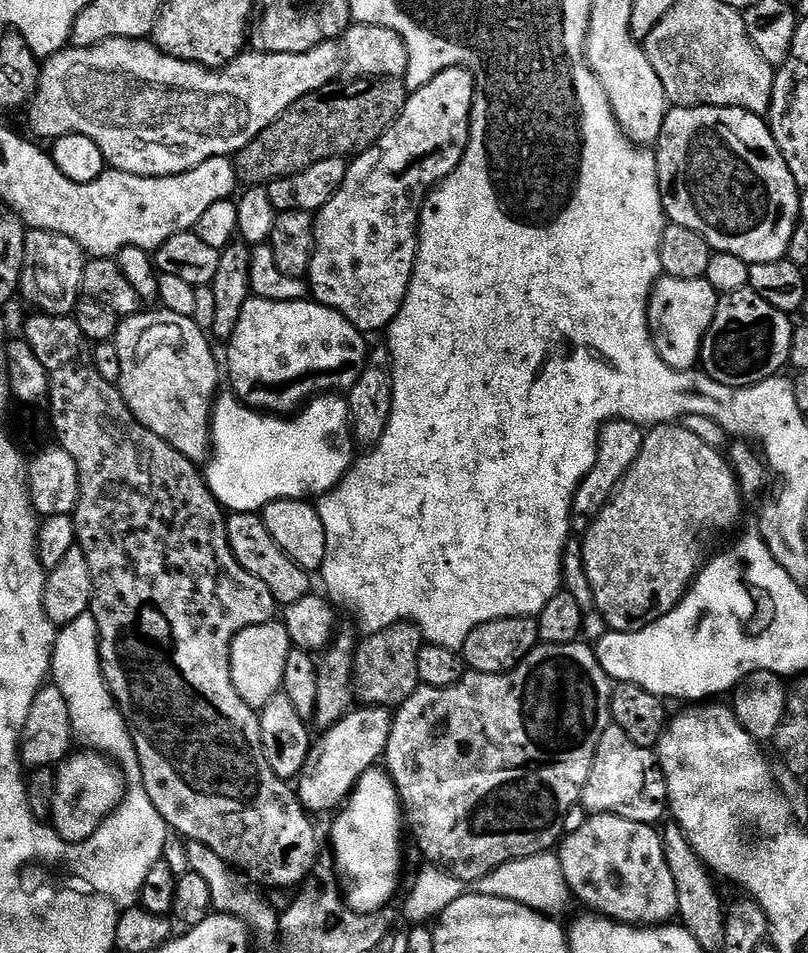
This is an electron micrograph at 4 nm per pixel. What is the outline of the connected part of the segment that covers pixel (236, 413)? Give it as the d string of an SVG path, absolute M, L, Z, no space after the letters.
M324 394L319 398L313 399L310 404L310 407L312 407L312 416L306 417L301 424L295 424L294 421L288 420L292 418L281 418L276 414L265 414L263 411L249 406L239 395L217 395L212 411L212 446L210 449L210 461L206 466L208 467L208 472L206 468L206 479L208 488L212 491L212 497L220 503L221 508L232 514L238 512L255 512L260 514L263 513L264 507L266 507L267 504L273 504L279 500L302 500L305 498L313 498L312 496L320 498L341 487L342 481L345 479L343 476L352 468L352 432L348 429L348 404L340 396L343 395Z

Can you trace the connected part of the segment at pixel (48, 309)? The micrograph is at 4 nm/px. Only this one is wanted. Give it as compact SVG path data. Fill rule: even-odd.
M32 230L24 237L26 263L22 275L22 284L32 296L40 299L45 313L68 314L76 304L76 295L81 295L86 267L86 253L72 238L66 238L60 232L42 232Z

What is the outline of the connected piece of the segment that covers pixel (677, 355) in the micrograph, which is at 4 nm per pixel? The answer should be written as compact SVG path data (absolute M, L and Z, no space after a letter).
M667 276L657 280L652 289L652 299L648 306L648 329L652 332L652 345L660 357L676 372L691 372L700 360L700 351L704 348L708 331L710 336L717 323L716 307L721 297L707 279L679 280L676 276Z

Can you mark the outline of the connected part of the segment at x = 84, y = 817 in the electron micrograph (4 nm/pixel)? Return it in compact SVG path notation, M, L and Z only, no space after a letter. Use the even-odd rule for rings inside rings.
M80 750L69 755L55 769L56 793L52 796L51 827L55 828L64 844L81 844L98 830L105 817L111 815L124 798L126 785L111 759Z

